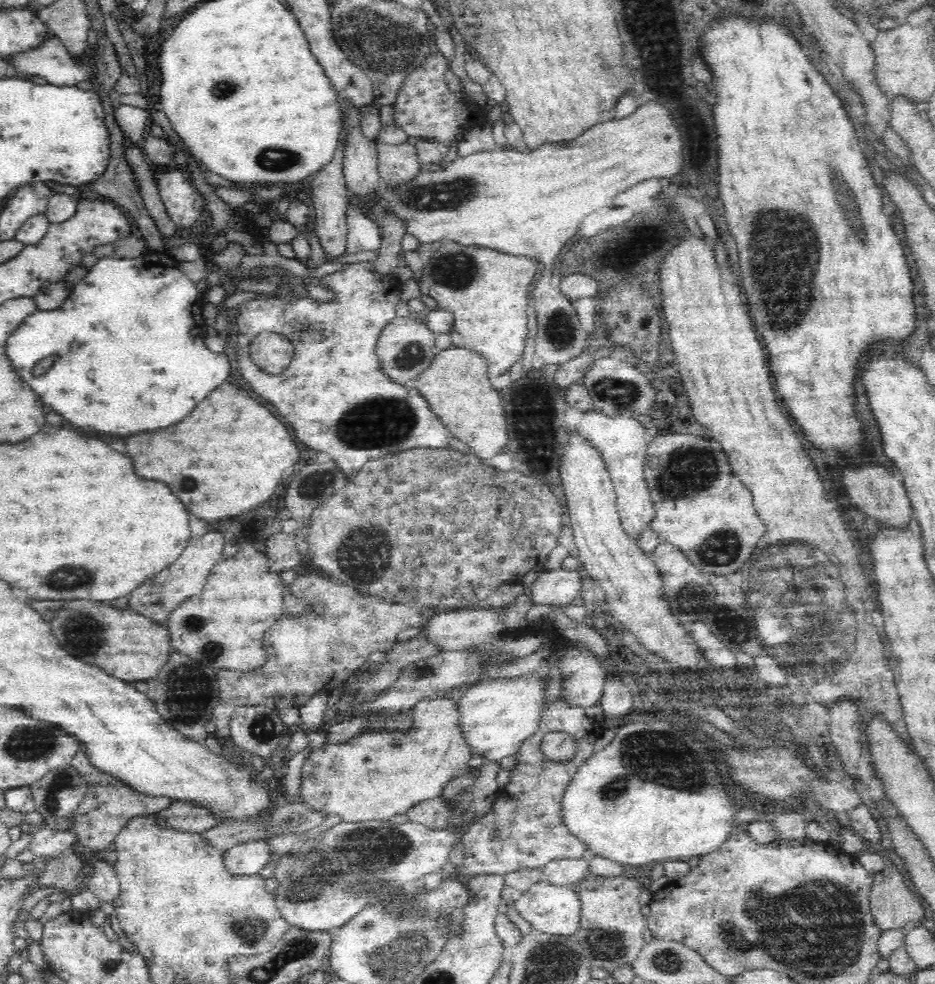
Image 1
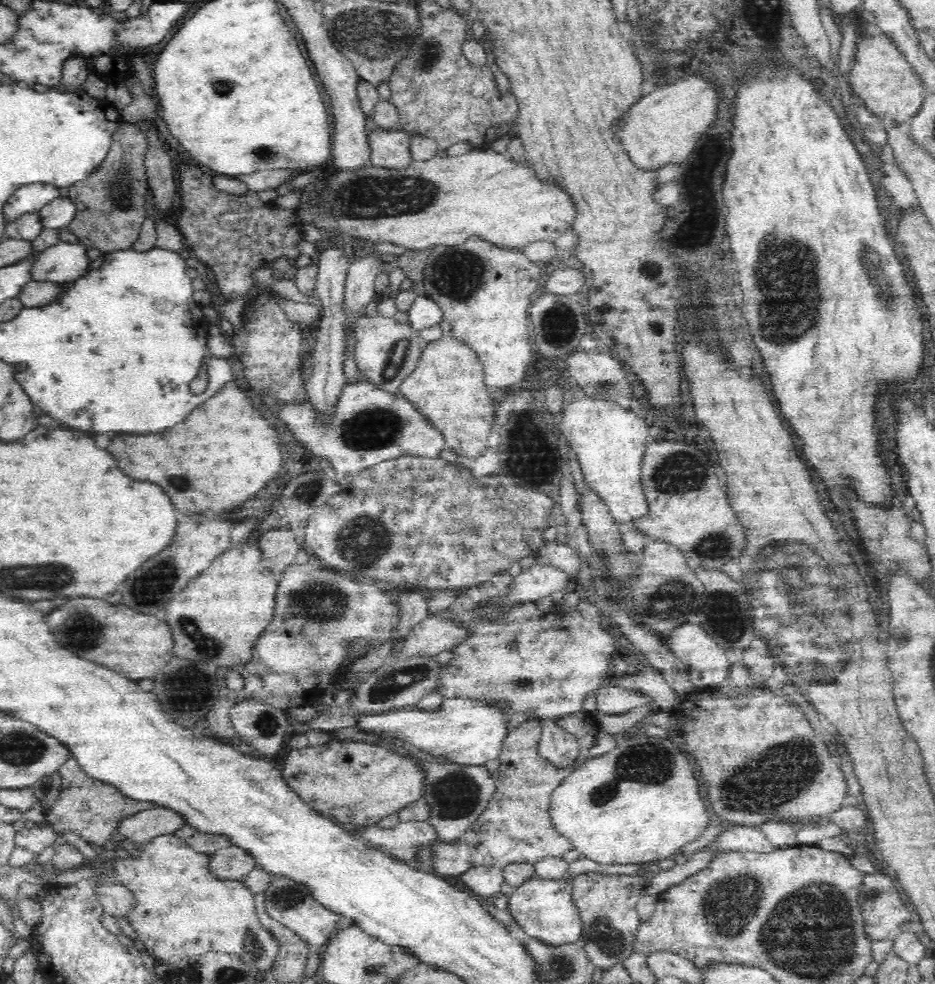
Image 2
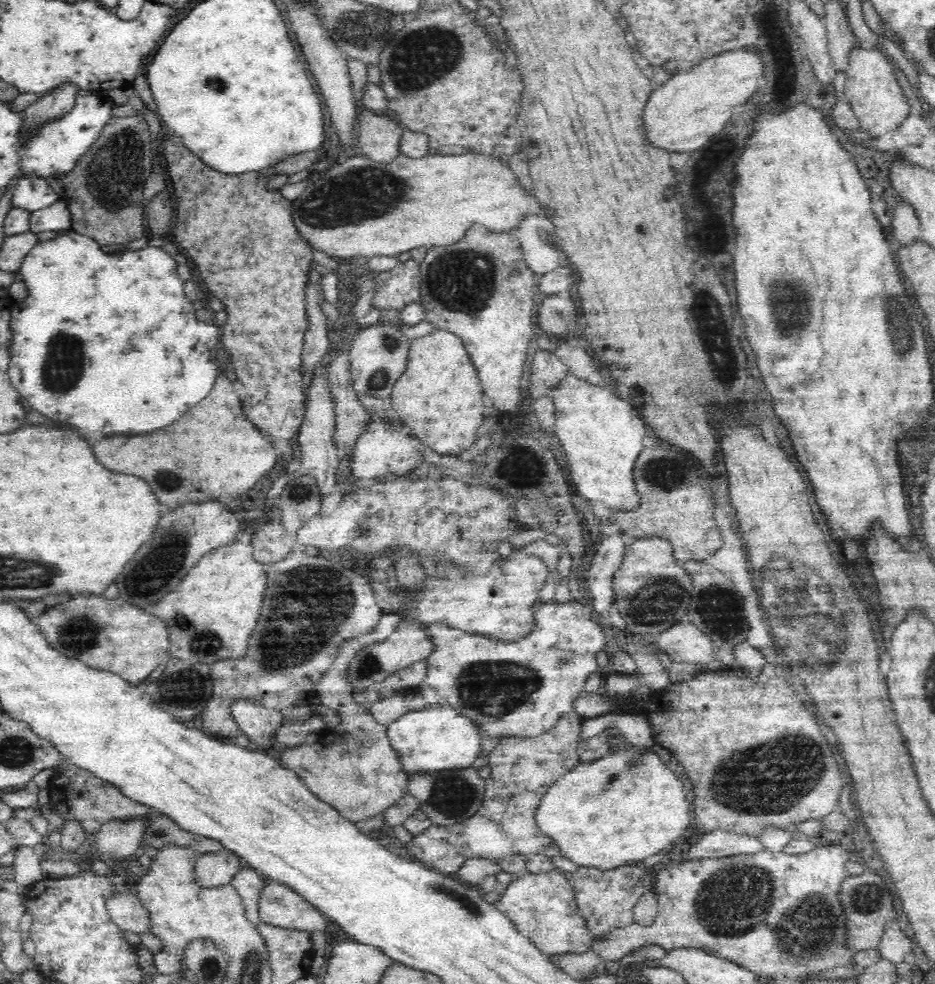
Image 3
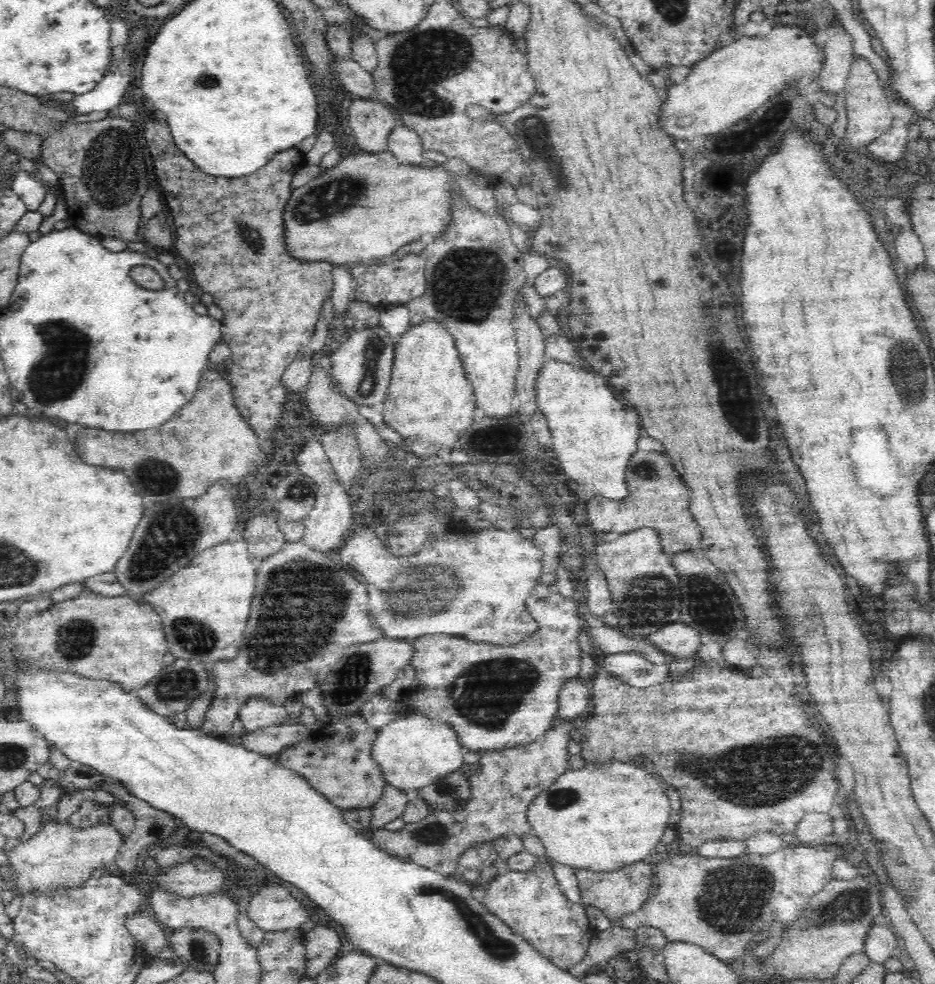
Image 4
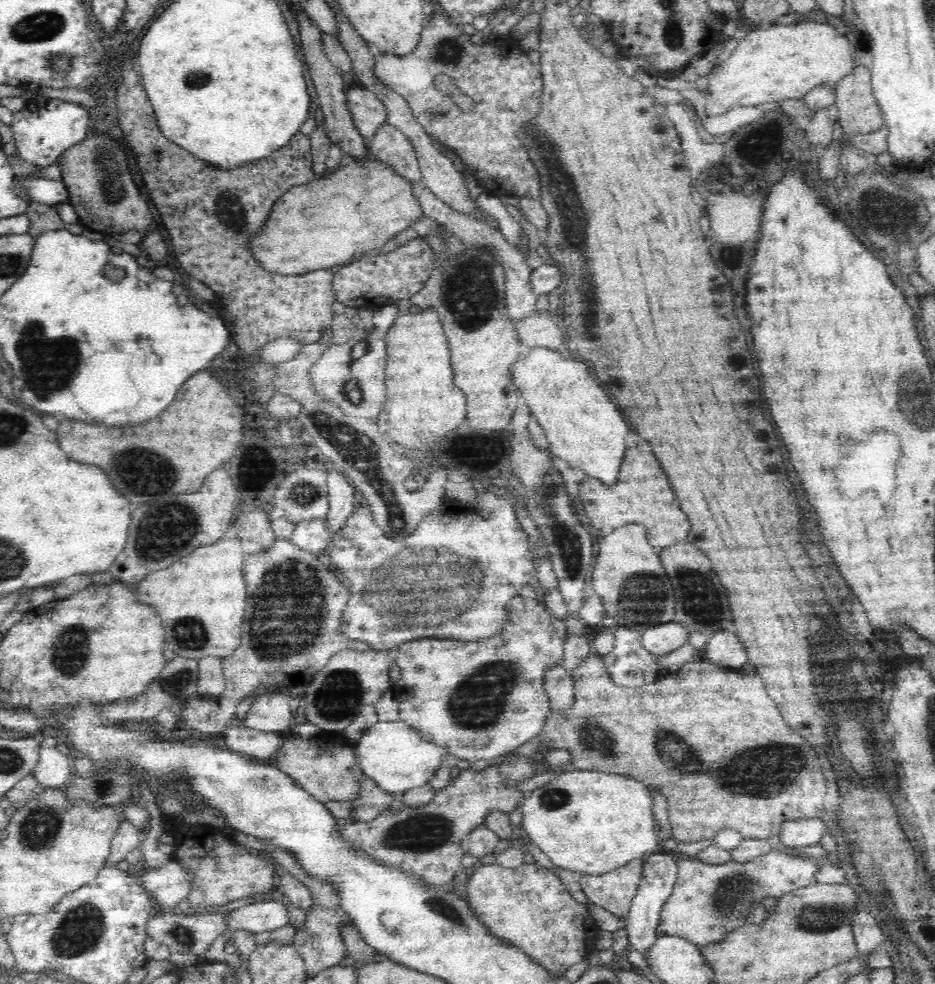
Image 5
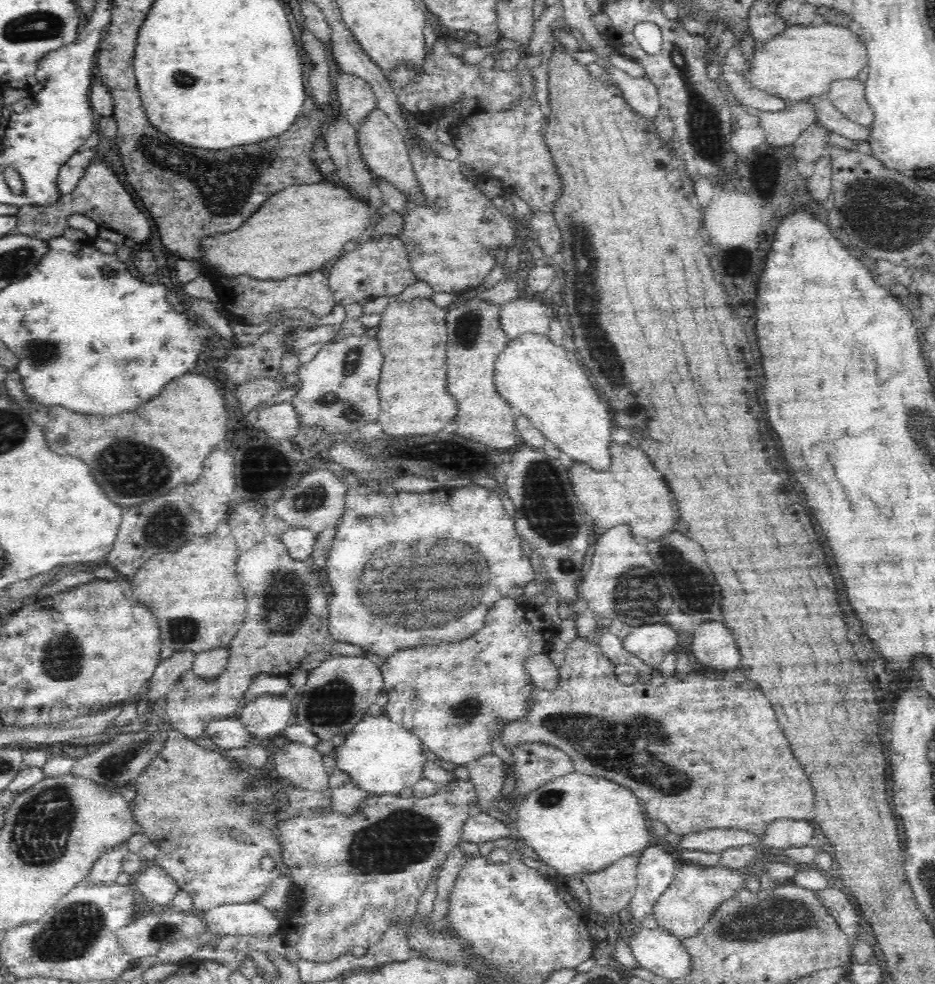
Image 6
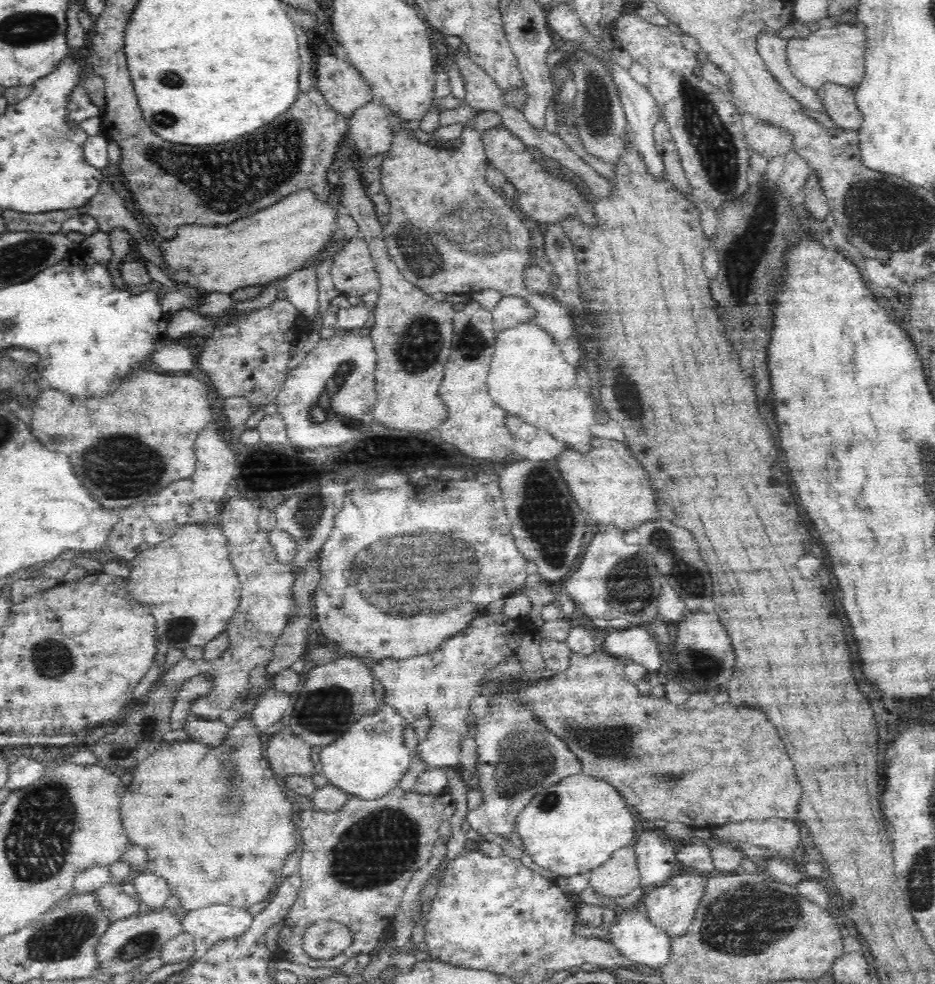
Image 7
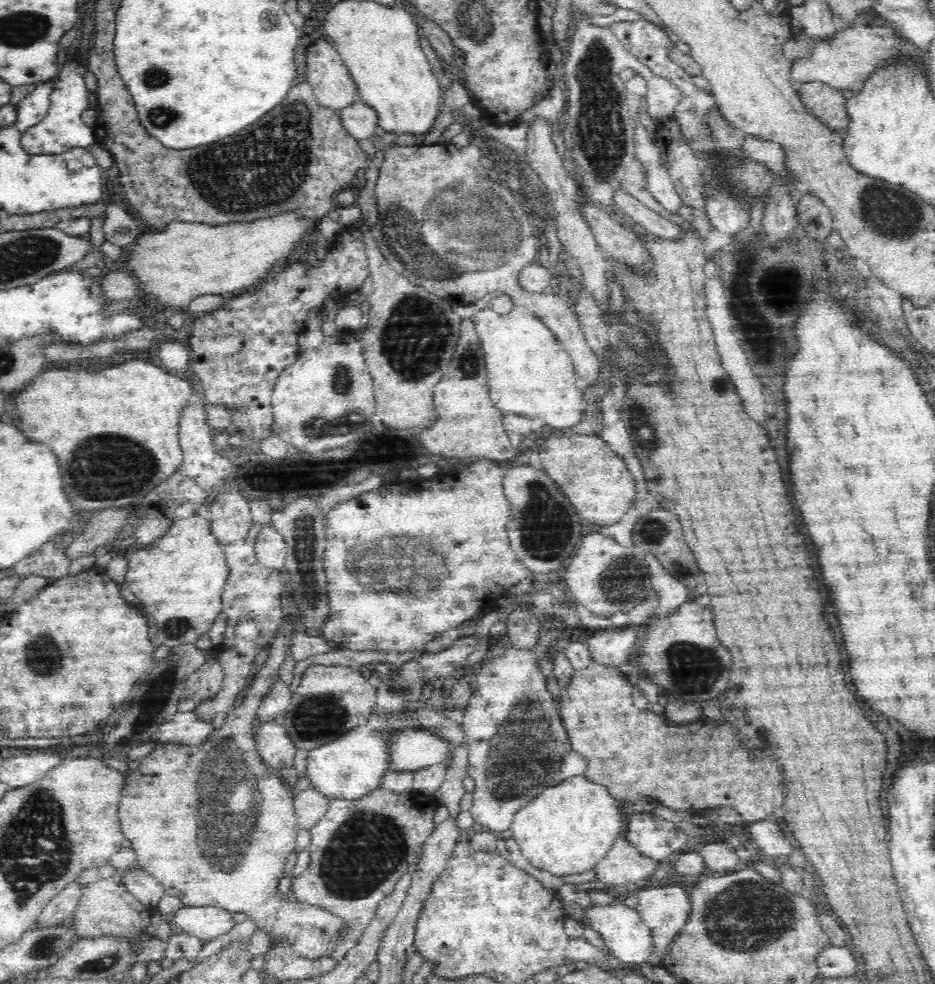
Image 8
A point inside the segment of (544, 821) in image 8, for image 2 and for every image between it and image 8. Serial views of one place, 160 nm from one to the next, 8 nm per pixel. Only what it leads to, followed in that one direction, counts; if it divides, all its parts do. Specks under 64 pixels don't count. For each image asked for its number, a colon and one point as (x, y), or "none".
2: (638, 803)
3: (624, 807)
4: (602, 817)
5: (587, 821)
6: (560, 821)
7: (571, 828)

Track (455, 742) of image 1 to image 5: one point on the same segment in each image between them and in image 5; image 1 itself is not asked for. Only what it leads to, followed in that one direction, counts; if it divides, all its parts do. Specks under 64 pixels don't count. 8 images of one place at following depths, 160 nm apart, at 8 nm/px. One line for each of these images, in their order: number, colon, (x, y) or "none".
2: (358, 784)
3: (351, 766)
4: (335, 760)
5: (323, 767)

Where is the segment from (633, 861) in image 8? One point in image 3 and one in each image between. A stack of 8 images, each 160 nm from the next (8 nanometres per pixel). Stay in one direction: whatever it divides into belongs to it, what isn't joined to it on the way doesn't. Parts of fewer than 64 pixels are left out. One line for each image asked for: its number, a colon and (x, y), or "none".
3: (606, 898)
4: (620, 893)
5: (614, 891)
6: (611, 889)
7: (618, 876)

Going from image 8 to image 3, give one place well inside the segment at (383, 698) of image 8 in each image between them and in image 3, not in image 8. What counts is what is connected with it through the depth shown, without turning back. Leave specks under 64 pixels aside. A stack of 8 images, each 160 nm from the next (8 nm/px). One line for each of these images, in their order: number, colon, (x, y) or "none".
3: (435, 739)
4: (411, 752)
5: (395, 757)
6: (380, 756)
7: (369, 759)

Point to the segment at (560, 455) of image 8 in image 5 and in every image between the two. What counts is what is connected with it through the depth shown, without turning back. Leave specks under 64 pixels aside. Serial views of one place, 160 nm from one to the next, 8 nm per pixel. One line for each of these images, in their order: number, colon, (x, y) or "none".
5: (641, 494)
6: (631, 492)
7: (608, 484)

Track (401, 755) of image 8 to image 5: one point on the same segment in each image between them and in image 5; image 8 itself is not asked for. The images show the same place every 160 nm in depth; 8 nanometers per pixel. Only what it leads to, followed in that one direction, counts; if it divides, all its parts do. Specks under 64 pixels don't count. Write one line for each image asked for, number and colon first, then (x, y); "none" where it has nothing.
5: (479, 699)
6: (455, 697)
7: (442, 683)

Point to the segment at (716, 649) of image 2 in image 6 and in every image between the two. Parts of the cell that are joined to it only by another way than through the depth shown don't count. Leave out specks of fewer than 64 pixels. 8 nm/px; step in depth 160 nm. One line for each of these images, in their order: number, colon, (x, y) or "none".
3: (683, 642)
4: (677, 640)
5: (665, 638)
6: (651, 643)

